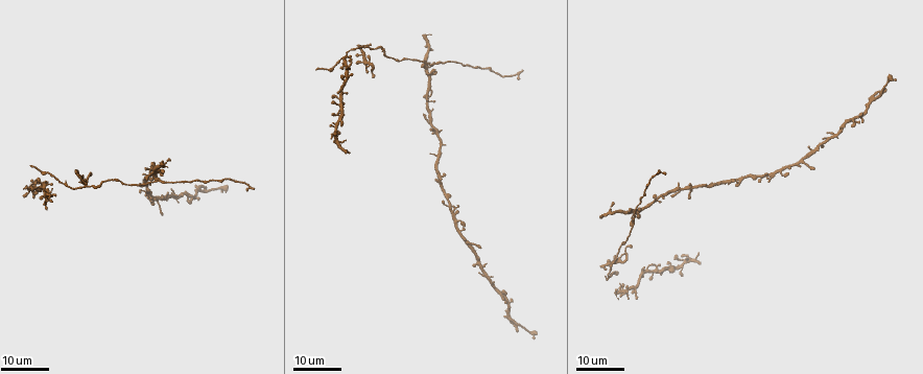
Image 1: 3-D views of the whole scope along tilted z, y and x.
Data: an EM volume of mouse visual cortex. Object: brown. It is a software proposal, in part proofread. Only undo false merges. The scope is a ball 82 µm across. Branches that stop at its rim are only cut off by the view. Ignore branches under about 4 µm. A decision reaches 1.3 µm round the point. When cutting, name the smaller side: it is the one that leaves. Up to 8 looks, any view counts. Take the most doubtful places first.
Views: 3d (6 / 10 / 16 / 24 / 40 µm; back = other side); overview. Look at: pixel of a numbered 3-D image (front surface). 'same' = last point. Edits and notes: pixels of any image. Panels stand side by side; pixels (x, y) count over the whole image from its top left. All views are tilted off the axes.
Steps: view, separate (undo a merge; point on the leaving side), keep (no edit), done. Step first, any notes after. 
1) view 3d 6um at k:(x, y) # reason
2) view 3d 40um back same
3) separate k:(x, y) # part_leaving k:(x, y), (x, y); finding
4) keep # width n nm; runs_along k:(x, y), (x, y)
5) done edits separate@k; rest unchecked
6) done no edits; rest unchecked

view 3d 16um at 1:(150, 184) # small branch off a trunk

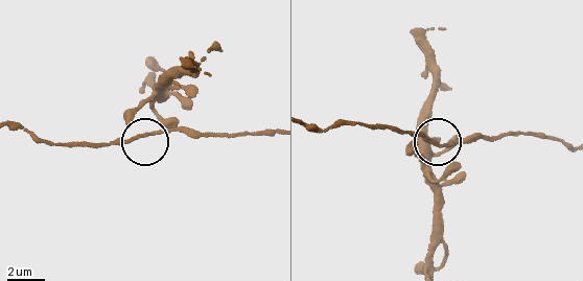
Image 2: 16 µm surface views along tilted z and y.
view 3d 6um at 2:(426, 140)

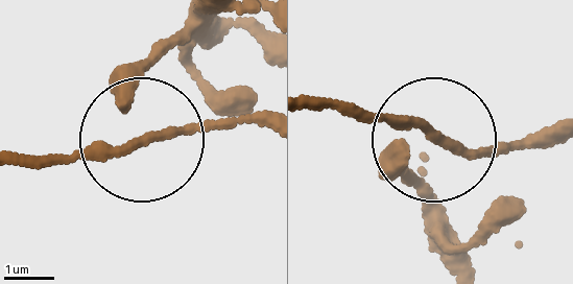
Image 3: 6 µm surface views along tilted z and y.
keep # width 160 nm; runs_along 3:(428, 207), (404, 161), (426, 142), (532, 151); all the same neuron

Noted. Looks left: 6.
view 3d 24um at 1:(804, 162) # small branch off a trunk

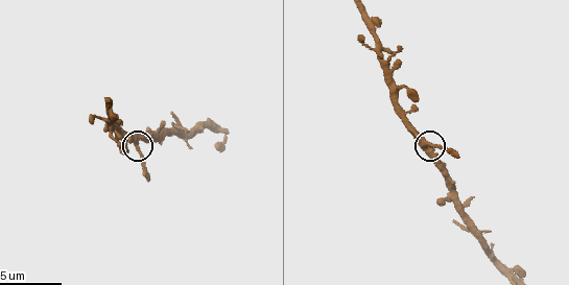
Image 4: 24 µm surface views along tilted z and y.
view 3d 6um at 4:(138, 143)

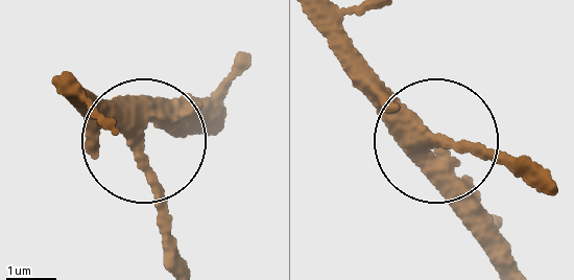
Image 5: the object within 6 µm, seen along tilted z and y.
keep # width 270 nm; all the same neuron

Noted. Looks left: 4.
view 3d 16um at 1:(879, 92)

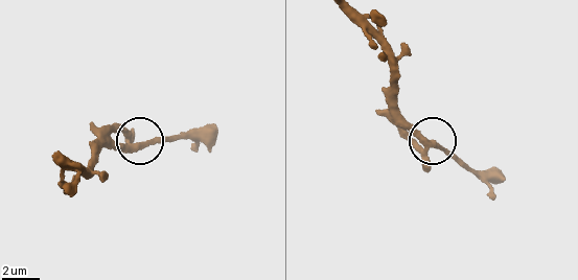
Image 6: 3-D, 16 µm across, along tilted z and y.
view 3d 10um at 6:(431, 142) # closer look

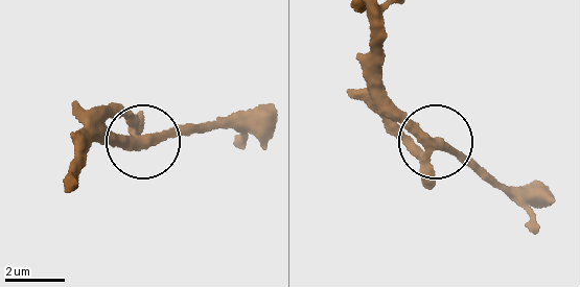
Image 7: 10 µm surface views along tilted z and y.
keep # arms 4; runs_along 7:(69, 172), (79, 152), (100, 141), (167, 141), (200, 127); all the same neuron

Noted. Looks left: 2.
view 3d 16um at 1:(626, 256) # calibre changes

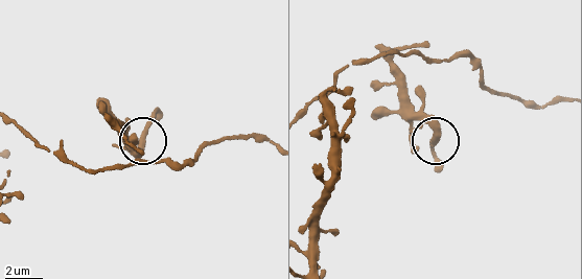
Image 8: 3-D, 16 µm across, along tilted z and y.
view 3d 10um at 8:(433, 140)

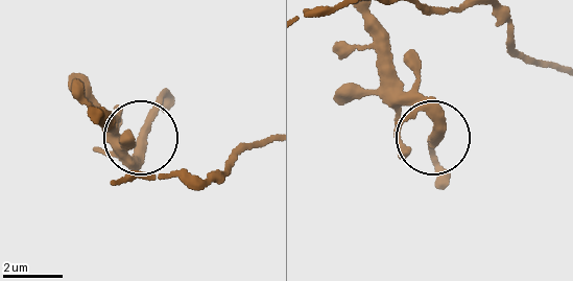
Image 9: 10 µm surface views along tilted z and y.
keep # one neuron here

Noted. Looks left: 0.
done no edits; rest unchecked

